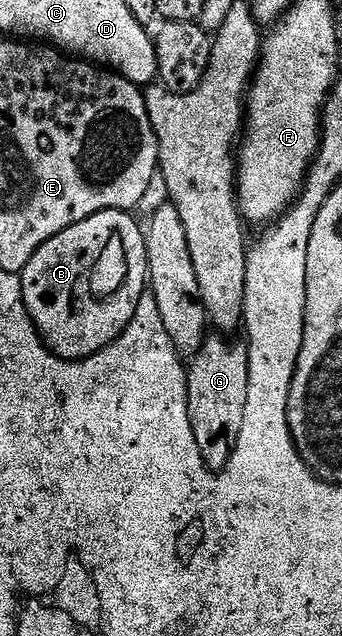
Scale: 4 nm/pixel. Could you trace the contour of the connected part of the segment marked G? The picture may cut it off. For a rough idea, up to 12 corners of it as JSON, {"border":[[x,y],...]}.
{"border":[[206,337],[187,370],[189,423],[220,472],[243,424],[249,347]]}

